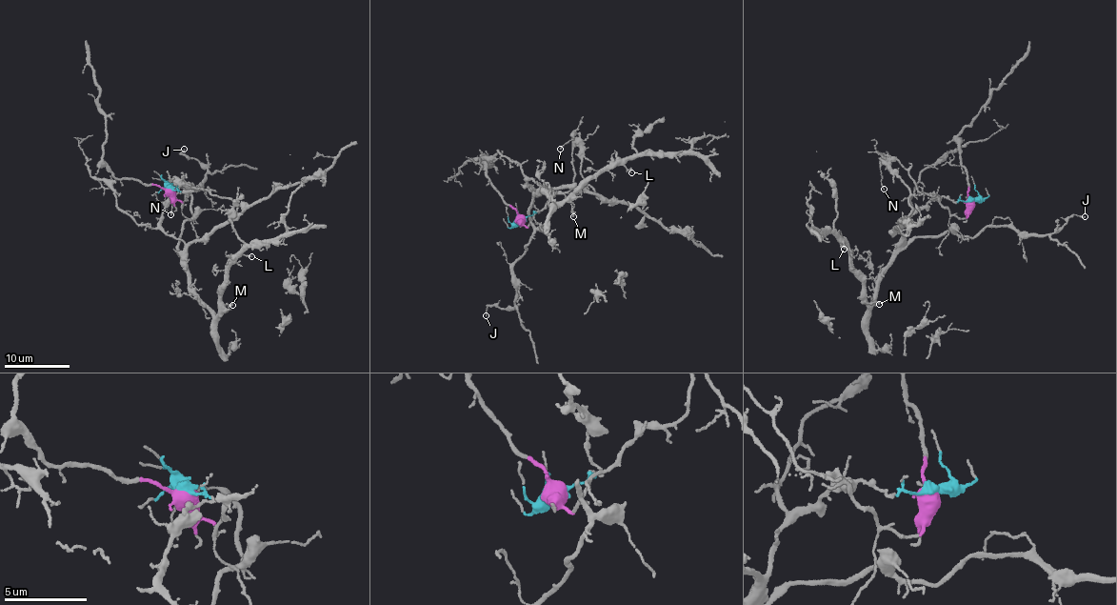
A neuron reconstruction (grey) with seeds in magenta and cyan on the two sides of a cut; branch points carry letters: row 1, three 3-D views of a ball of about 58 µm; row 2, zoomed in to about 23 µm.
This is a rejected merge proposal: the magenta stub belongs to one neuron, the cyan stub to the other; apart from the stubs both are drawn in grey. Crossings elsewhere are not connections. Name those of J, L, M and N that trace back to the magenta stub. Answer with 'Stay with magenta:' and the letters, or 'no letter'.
Stay with magenta: N

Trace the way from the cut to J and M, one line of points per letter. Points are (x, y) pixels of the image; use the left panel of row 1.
J: (169, 189), (181, 192), (160, 222), (180, 253), (195, 215), (188, 191), (208, 171), (183, 150)
M: (169, 189), (181, 192), (168, 200), (160, 222), (166, 234), (184, 244), (192, 287), (214, 315), (232, 306)

